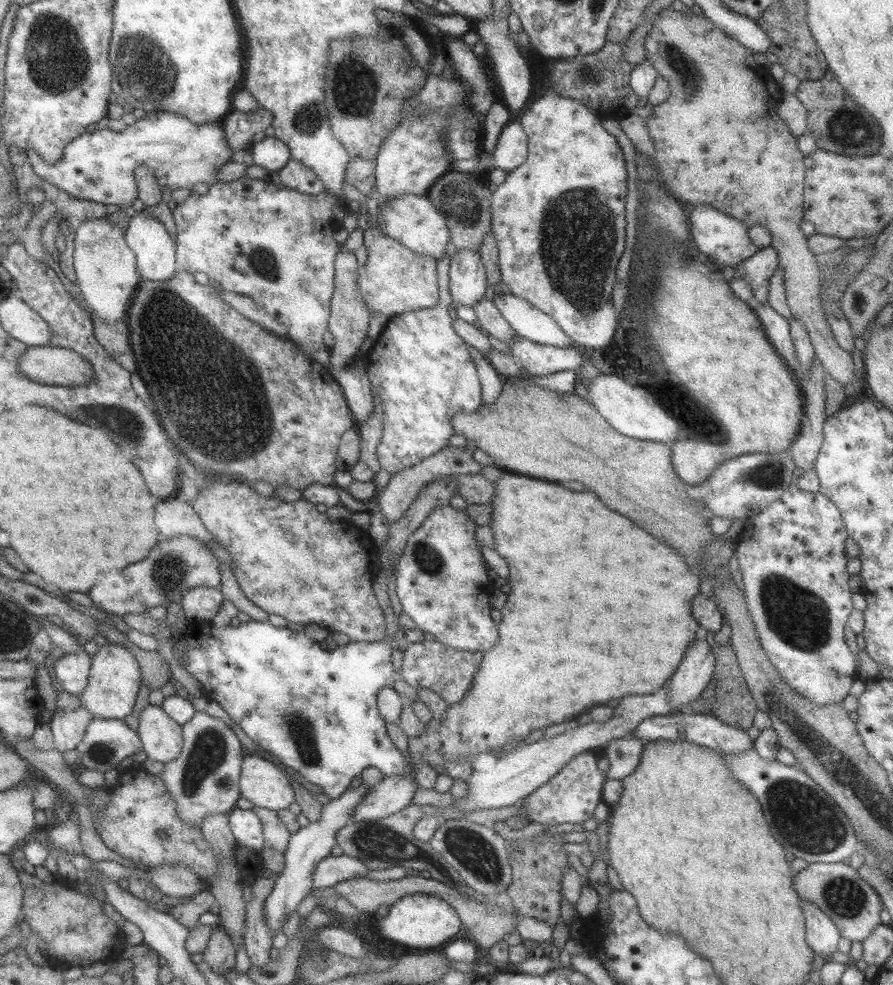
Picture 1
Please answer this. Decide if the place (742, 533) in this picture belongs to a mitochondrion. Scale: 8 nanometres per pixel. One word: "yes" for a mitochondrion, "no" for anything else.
no

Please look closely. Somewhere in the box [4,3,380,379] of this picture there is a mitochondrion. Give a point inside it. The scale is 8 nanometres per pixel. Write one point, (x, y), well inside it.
(56, 57)

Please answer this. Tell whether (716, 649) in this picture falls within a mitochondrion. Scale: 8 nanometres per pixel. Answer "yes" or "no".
no

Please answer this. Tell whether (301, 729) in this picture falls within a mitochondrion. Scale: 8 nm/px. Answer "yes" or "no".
yes

